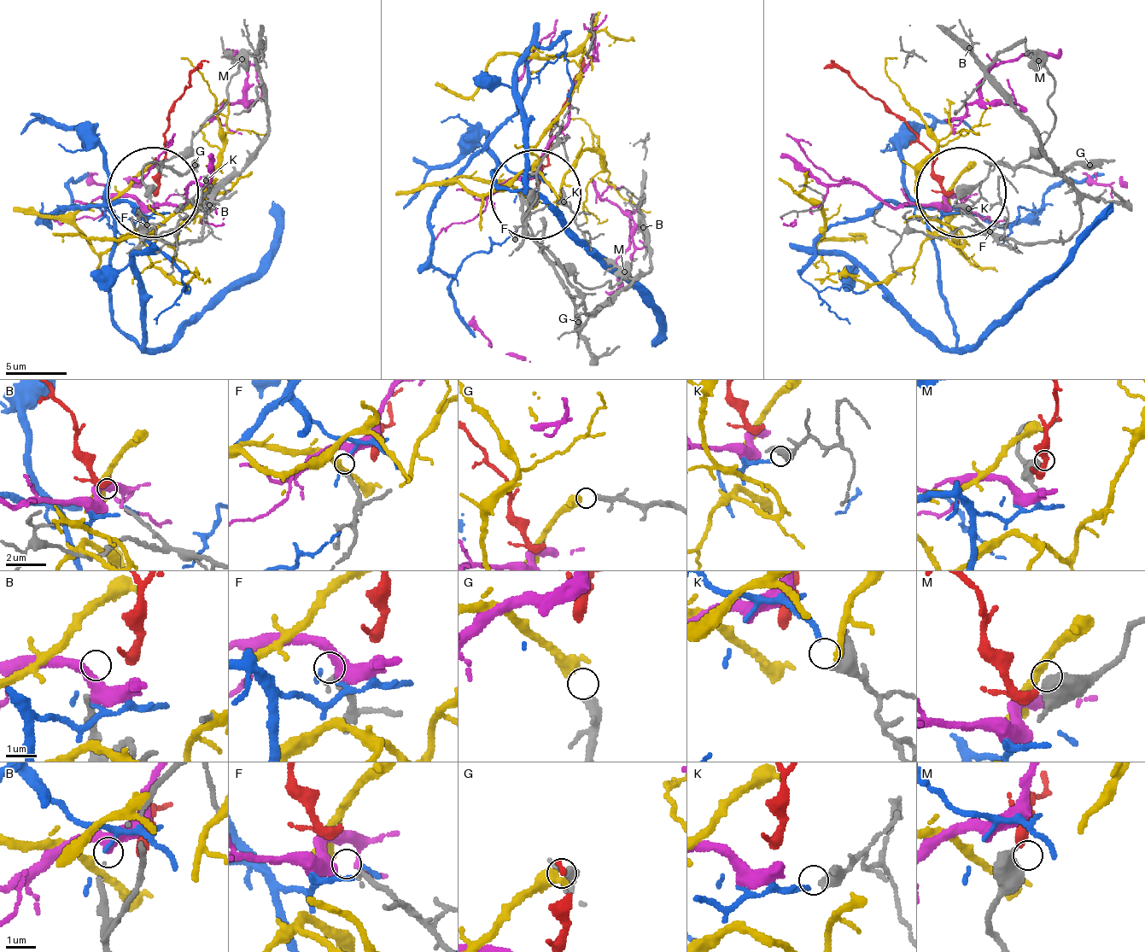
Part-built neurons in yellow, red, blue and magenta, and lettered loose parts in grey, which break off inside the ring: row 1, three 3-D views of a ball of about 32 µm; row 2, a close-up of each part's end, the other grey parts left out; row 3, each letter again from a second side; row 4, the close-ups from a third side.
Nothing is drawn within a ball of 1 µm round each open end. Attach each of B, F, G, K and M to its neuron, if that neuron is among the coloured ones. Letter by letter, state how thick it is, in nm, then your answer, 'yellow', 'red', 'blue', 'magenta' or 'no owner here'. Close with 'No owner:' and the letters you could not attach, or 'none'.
B: calibre 80 nm; no owner here
F: calibre 190 nm; magenta
G: calibre 170 nm; yellow
K: calibre 320 nm; blue
M: calibre 480 nm; no owner here
No owner: B, M

